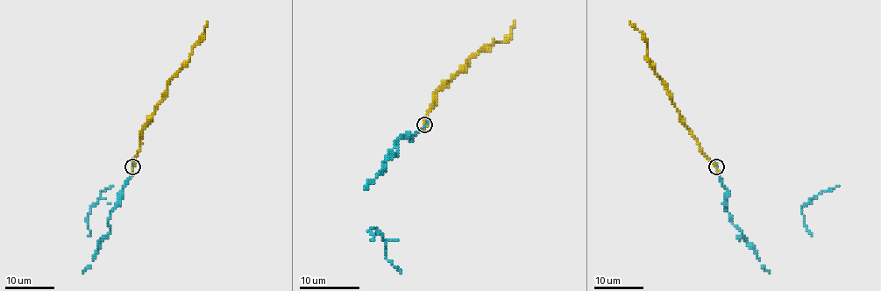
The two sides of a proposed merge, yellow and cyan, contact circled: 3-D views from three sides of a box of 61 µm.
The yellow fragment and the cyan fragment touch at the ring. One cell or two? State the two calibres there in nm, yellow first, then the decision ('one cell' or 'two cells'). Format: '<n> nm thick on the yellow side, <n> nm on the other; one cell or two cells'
320 nm thick on the yellow side, 100 nm on the other; one cell

